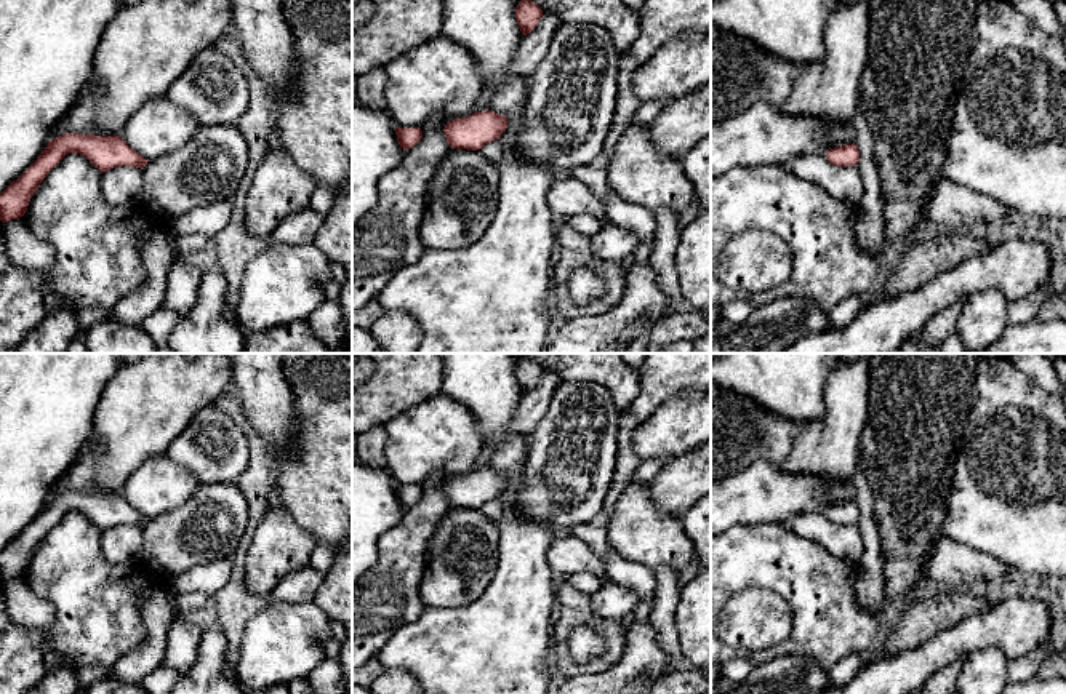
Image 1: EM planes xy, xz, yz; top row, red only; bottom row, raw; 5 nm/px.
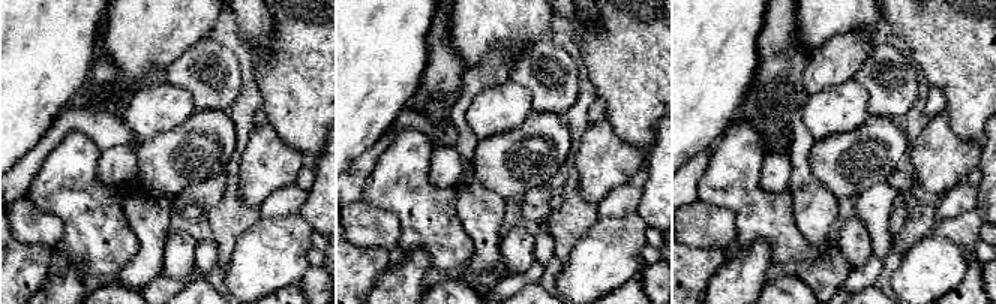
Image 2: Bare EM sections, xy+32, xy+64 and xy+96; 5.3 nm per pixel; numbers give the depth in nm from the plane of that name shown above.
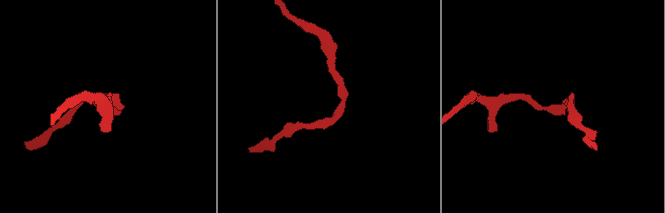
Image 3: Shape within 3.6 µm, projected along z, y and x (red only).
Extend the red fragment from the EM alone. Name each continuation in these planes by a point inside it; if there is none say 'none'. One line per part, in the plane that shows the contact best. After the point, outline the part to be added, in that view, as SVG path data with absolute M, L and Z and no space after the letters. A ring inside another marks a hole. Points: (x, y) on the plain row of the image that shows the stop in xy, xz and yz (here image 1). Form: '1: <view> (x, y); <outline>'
none

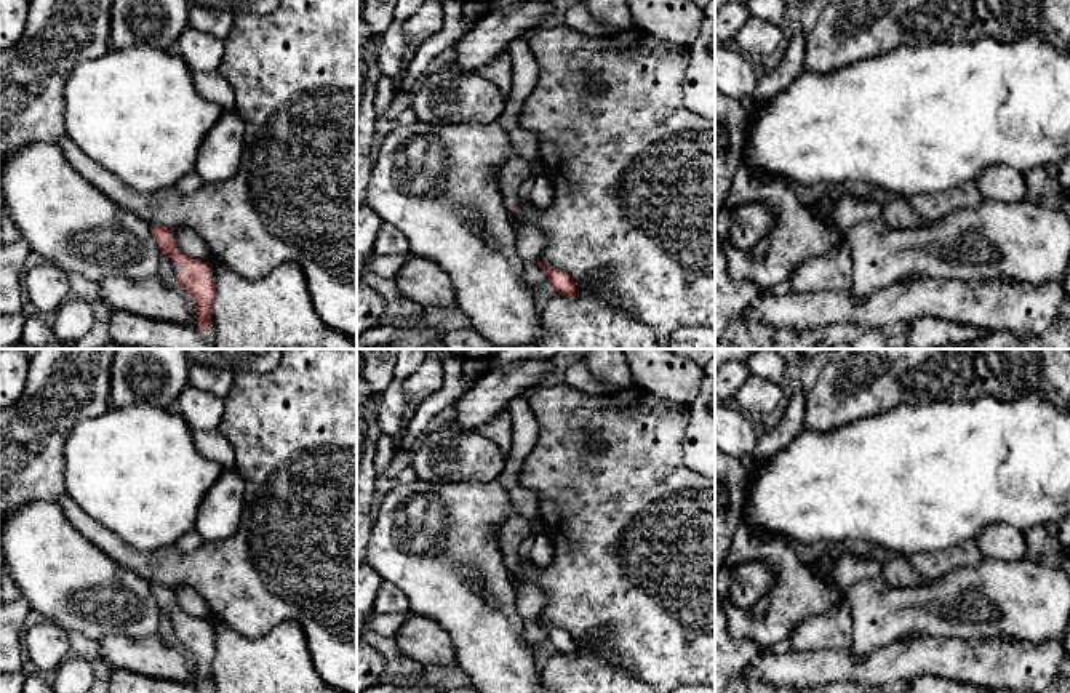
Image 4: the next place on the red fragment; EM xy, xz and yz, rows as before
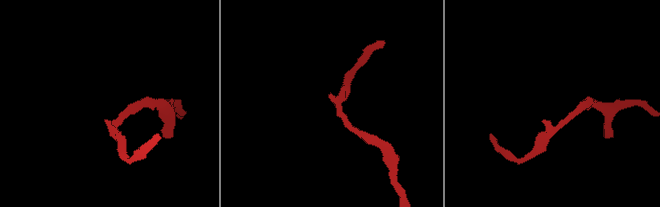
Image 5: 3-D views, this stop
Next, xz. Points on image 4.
1: xz (512, 532); M512 515L499 525L497 539L507 565L510 567L518 560L518 547L526 538L536 538L542 533L542 523Z

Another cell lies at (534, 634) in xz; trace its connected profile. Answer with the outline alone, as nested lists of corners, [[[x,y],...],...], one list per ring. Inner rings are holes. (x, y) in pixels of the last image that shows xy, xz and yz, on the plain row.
[[[526,621],[526,642],[531,647],[536,647],[544,640],[549,640],[545,629],[541,627],[536,621]]]

